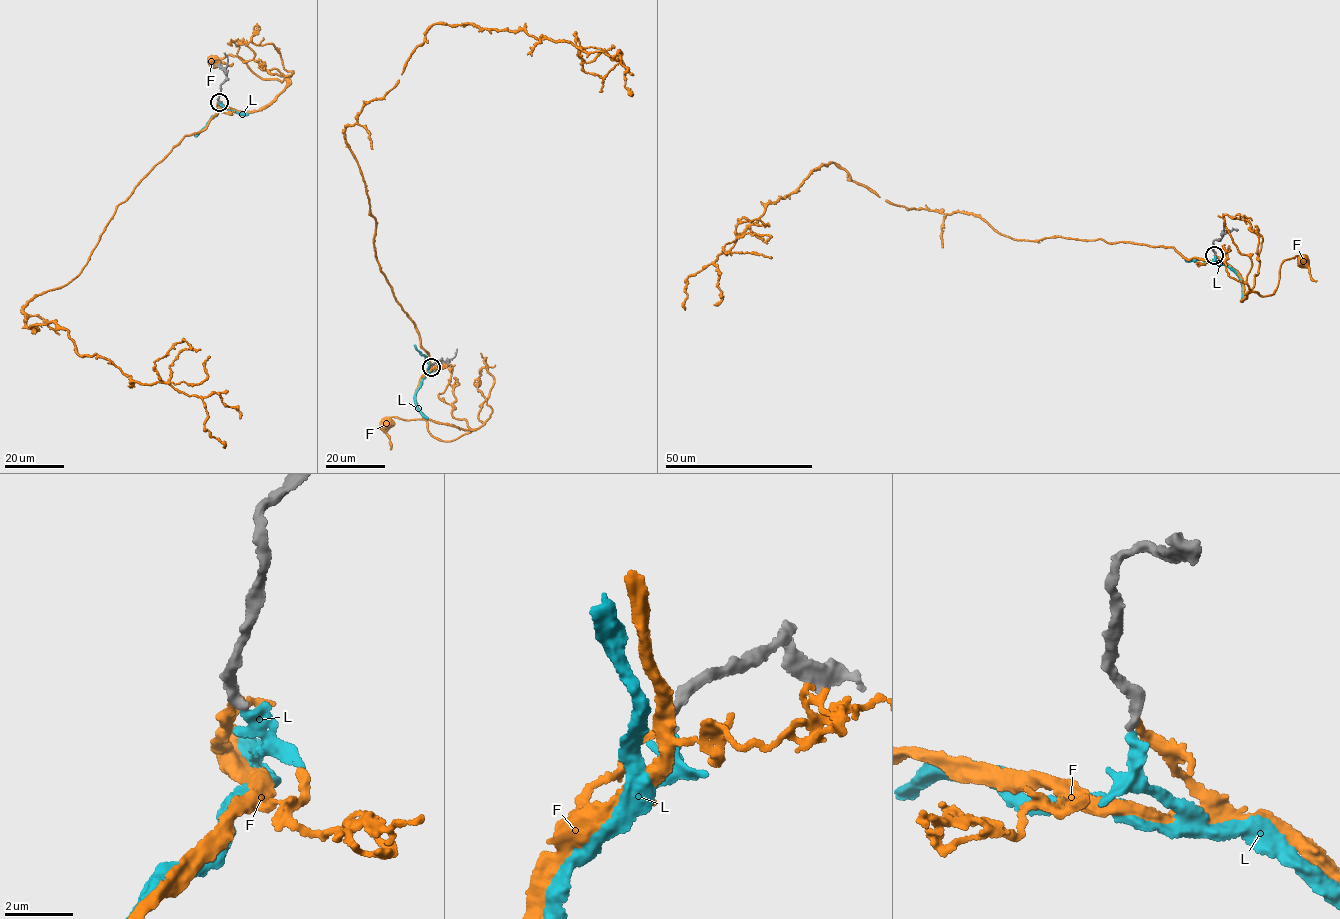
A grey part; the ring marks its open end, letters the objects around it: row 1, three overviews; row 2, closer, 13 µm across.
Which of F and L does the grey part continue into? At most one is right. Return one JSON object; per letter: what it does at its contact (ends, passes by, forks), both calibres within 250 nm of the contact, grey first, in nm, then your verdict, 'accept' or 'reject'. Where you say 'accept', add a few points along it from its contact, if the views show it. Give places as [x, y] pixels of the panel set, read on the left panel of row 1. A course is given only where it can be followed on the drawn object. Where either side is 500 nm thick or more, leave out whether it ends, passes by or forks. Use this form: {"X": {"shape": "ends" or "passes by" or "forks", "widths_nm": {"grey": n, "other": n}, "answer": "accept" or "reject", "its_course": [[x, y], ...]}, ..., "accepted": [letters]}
{"F": {"shape": "ends", "widths_nm": {"grey": 340, "other": 200}, "answer": "reject"}, "L": {"shape": "ends", "widths_nm": {"grey": 280, "other": 400}, "answer": "accept", "its_course": [[218, 102], [248, 115]]}, "accepted": ["L"]}

